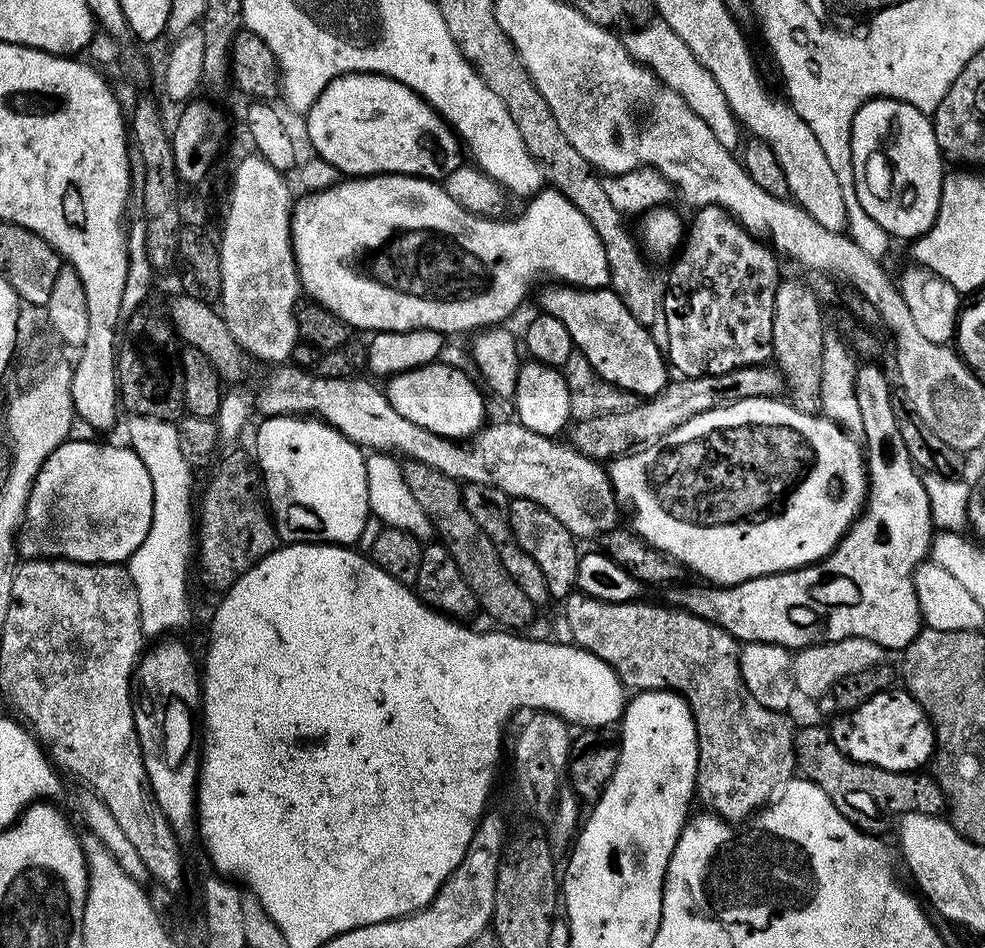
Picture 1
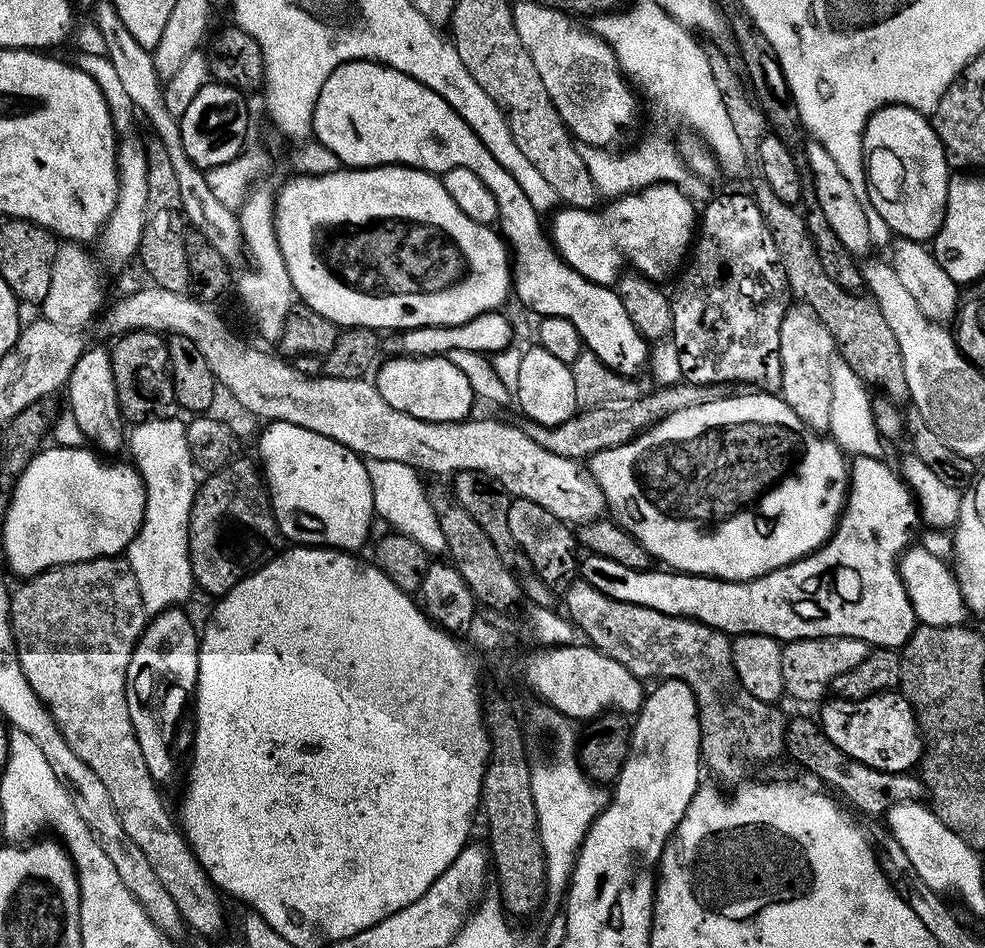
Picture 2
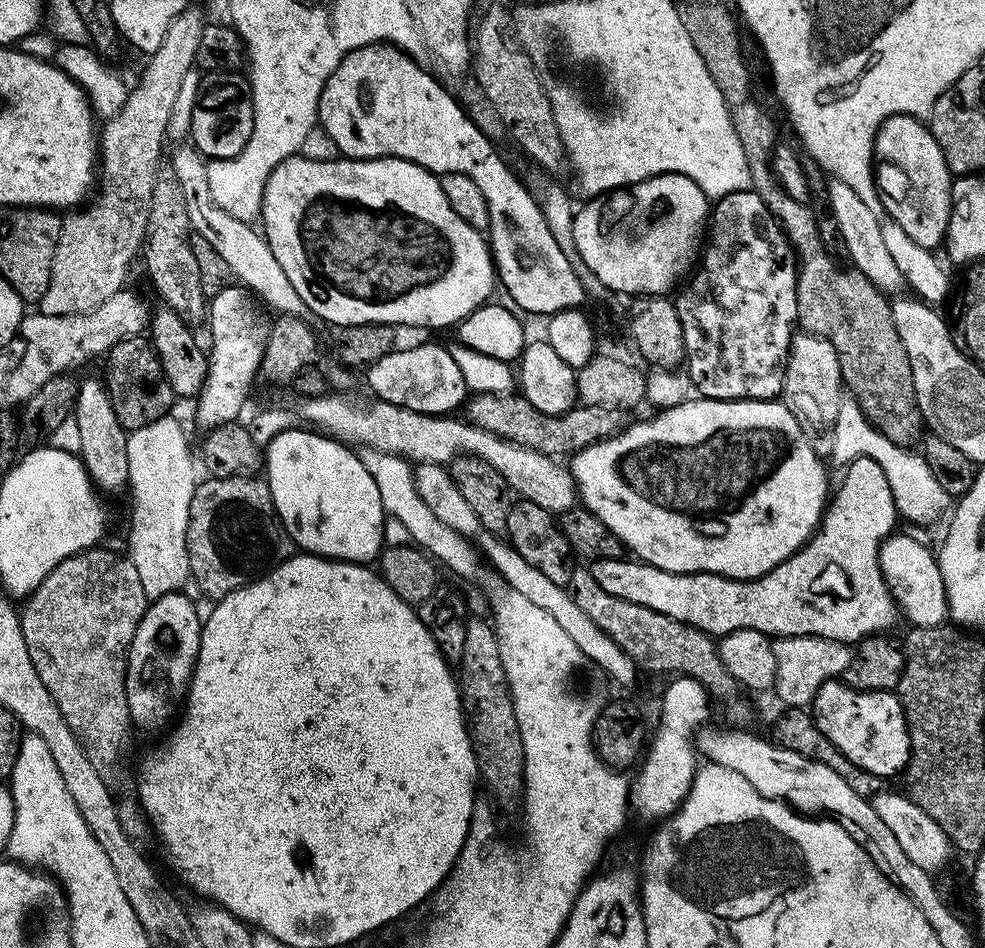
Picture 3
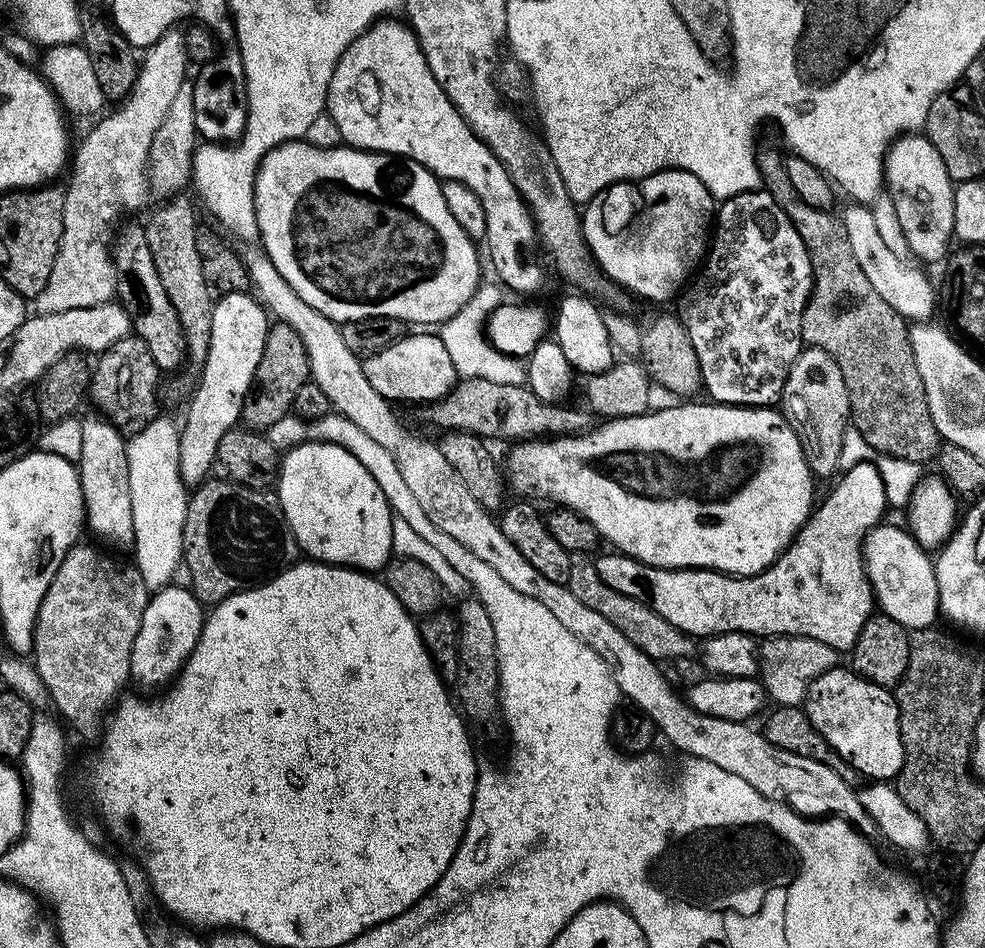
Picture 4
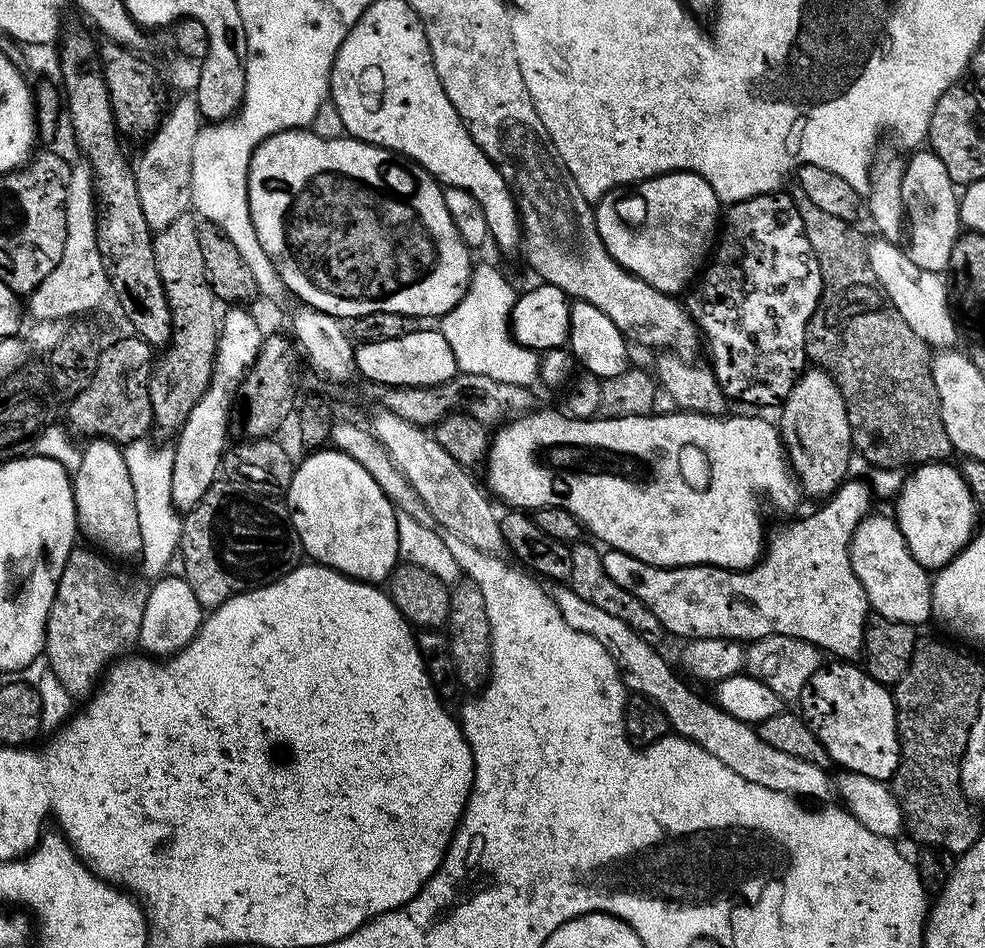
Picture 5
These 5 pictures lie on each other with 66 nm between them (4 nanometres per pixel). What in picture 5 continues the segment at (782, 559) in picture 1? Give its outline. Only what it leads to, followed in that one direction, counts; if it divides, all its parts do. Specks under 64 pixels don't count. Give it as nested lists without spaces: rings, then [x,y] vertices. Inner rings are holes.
[[[533,410],[515,420],[507,421],[495,429],[488,446],[488,484],[491,495],[497,501],[508,504],[512,510],[535,510],[546,506],[562,506],[578,518],[585,529],[597,536],[595,539],[609,549],[625,552],[647,564],[659,568],[682,568],[707,564],[717,568],[747,570],[760,559],[766,548],[764,520],[760,517],[760,495],[765,492],[776,508],[792,508],[802,493],[784,451],[784,441],[780,439],[780,429],[775,423],[763,420],[760,416],[703,416],[697,412],[679,410],[665,416],[617,416],[615,418],[577,418],[560,412],[539,412]]]

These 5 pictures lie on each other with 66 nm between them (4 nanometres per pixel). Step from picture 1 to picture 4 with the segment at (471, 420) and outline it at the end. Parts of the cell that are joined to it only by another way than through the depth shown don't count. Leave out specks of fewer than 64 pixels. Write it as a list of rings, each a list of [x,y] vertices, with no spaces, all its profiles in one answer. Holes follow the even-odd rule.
[[[420,330],[417,336],[405,334],[398,342],[394,342],[390,346],[386,346],[386,350],[378,350],[373,356],[363,357],[363,365],[366,379],[370,382],[370,386],[374,387],[381,399],[390,402],[396,400],[404,400],[406,402],[414,402],[414,404],[432,403],[440,400],[447,394],[452,387],[458,383],[458,377],[454,370],[454,362],[450,362],[450,354],[446,350],[446,346],[442,346],[439,335],[430,333],[428,330]]]

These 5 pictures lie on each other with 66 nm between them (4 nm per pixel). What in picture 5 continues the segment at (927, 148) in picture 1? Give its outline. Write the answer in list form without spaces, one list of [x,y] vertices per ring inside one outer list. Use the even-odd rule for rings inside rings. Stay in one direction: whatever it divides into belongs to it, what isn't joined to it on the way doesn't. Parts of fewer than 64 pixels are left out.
[[[916,150],[912,157],[907,157],[902,174],[902,206],[904,207],[904,223],[906,225],[906,251],[914,266],[922,266],[922,270],[943,273],[950,262],[950,250],[954,250],[954,242],[962,231],[960,223],[960,201],[957,185],[952,183],[950,174],[946,174],[946,166],[931,150]]]

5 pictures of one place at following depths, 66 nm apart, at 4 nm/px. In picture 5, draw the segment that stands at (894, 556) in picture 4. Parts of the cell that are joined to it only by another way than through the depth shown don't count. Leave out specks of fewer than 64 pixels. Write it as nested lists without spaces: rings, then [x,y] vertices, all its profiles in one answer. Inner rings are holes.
[[[881,514],[865,516],[852,535],[850,546],[850,562],[858,582],[862,582],[864,593],[868,599],[869,609],[882,618],[890,618],[894,622],[906,622],[913,626],[921,626],[932,616],[932,580],[929,569],[923,568],[910,554],[906,546],[906,538],[902,538],[902,530],[895,519]]]

